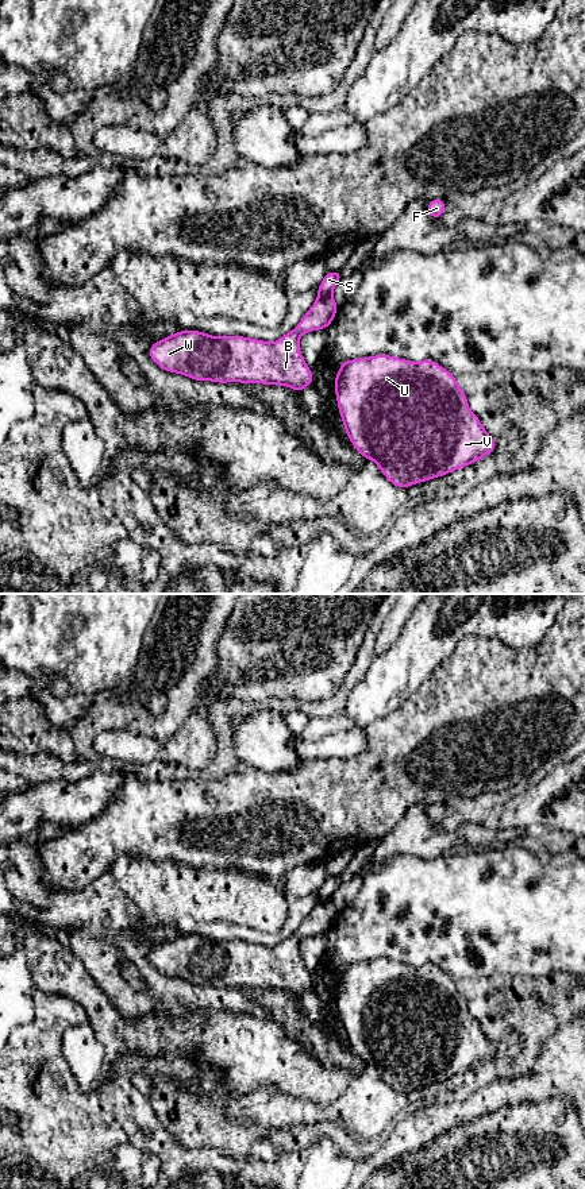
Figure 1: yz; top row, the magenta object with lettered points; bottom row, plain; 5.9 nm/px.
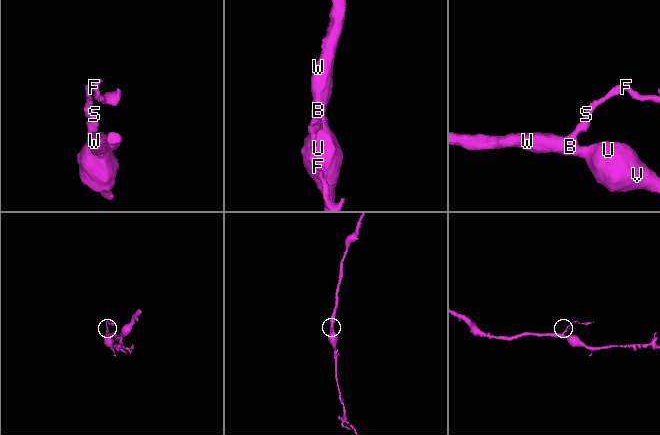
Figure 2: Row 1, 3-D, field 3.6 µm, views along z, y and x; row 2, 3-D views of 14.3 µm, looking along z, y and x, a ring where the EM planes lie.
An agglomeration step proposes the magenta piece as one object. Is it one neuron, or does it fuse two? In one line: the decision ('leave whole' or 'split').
split

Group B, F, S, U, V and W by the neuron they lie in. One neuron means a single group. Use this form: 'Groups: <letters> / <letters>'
Groups: B U V W / F S

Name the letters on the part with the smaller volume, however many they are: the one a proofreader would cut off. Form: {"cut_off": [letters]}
{"cut_off": ["F", "S"]}

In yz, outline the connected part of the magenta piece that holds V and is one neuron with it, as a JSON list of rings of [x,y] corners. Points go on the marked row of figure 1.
[[[386,354],[345,360],[339,364],[334,387],[346,436],[363,459],[373,460],[382,475],[399,489],[405,489],[461,470],[496,449],[496,441],[482,426],[469,405],[455,375],[439,363],[424,359],[411,362]]]

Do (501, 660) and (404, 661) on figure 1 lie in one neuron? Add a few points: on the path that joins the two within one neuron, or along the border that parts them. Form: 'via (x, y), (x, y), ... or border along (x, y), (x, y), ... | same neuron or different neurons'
via (477, 660), (441, 657), (428, 661) | same neuron

